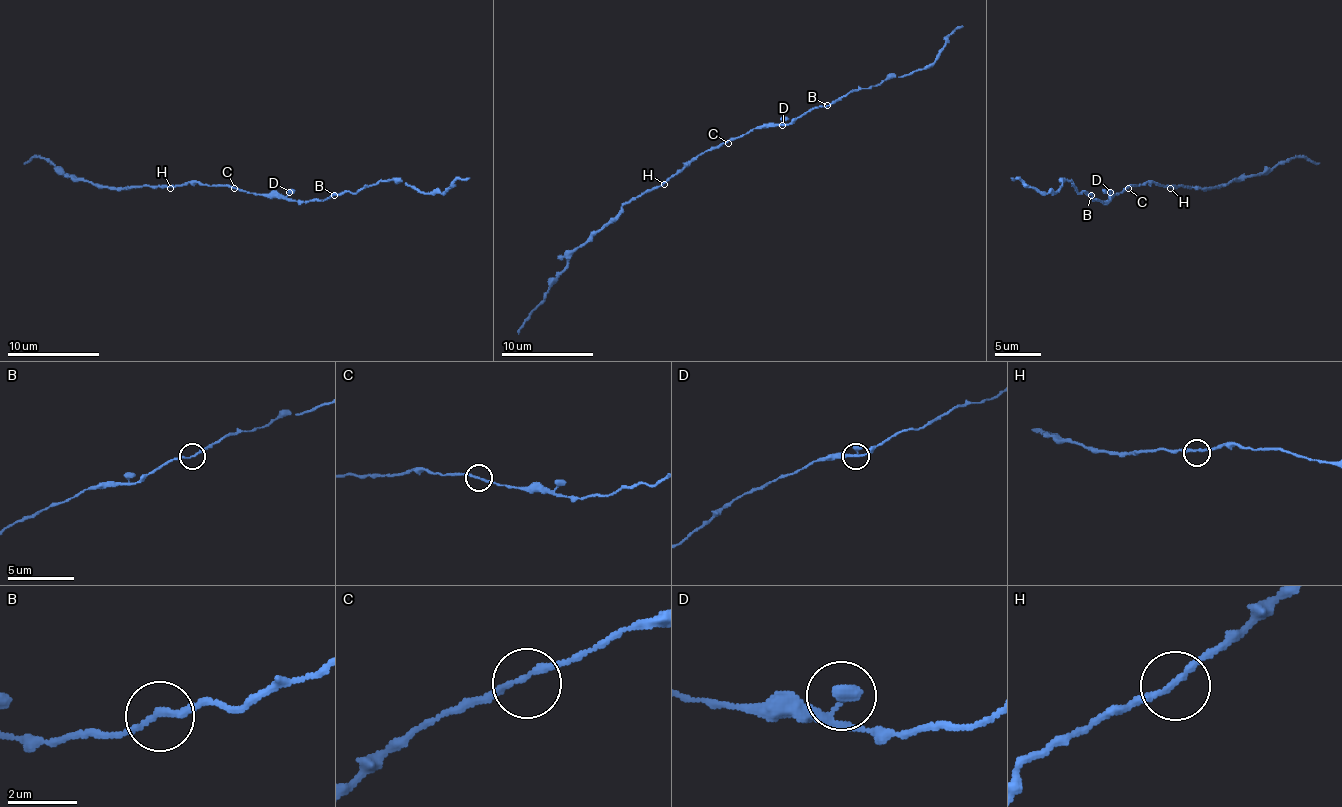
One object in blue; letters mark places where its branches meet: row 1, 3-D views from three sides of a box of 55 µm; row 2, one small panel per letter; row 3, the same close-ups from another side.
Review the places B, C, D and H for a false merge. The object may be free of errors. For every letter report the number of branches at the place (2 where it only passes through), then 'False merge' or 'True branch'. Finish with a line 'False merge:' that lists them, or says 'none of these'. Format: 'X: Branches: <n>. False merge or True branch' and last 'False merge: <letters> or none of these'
B: Branches: 2. True branch
C: Branches: 2. True branch
D: Branches: 2. True branch
H: Branches: 2. True branch
False merge: none of these

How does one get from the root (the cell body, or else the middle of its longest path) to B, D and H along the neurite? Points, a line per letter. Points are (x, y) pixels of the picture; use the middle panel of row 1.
B: (723, 143), (762, 127), (795, 122), (808, 111), (827, 106)
D: (723, 143), (762, 127), (783, 124)
H: (723, 143), (693, 157), (664, 184)

